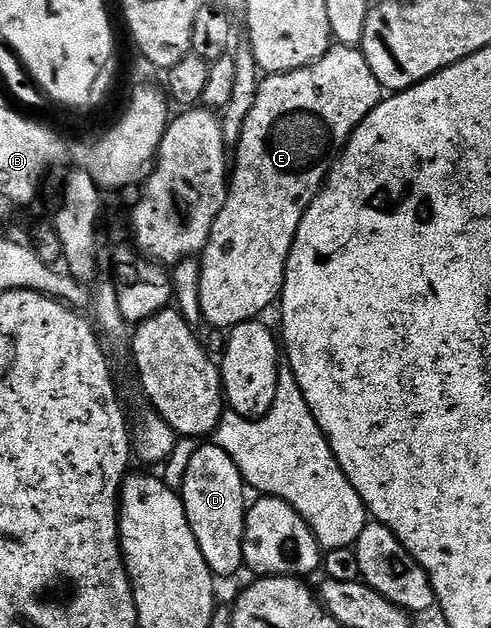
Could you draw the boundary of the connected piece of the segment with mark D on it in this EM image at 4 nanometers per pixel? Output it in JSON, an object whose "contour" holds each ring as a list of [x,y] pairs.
{"contour":[[[214,444],[200,445],[193,452],[183,477],[181,497],[193,528],[193,536],[197,536],[201,556],[205,556],[205,564],[209,564],[212,574],[220,579],[244,569],[243,533],[249,505],[246,493],[248,491],[237,464],[233,464],[233,460],[221,447]]]}

